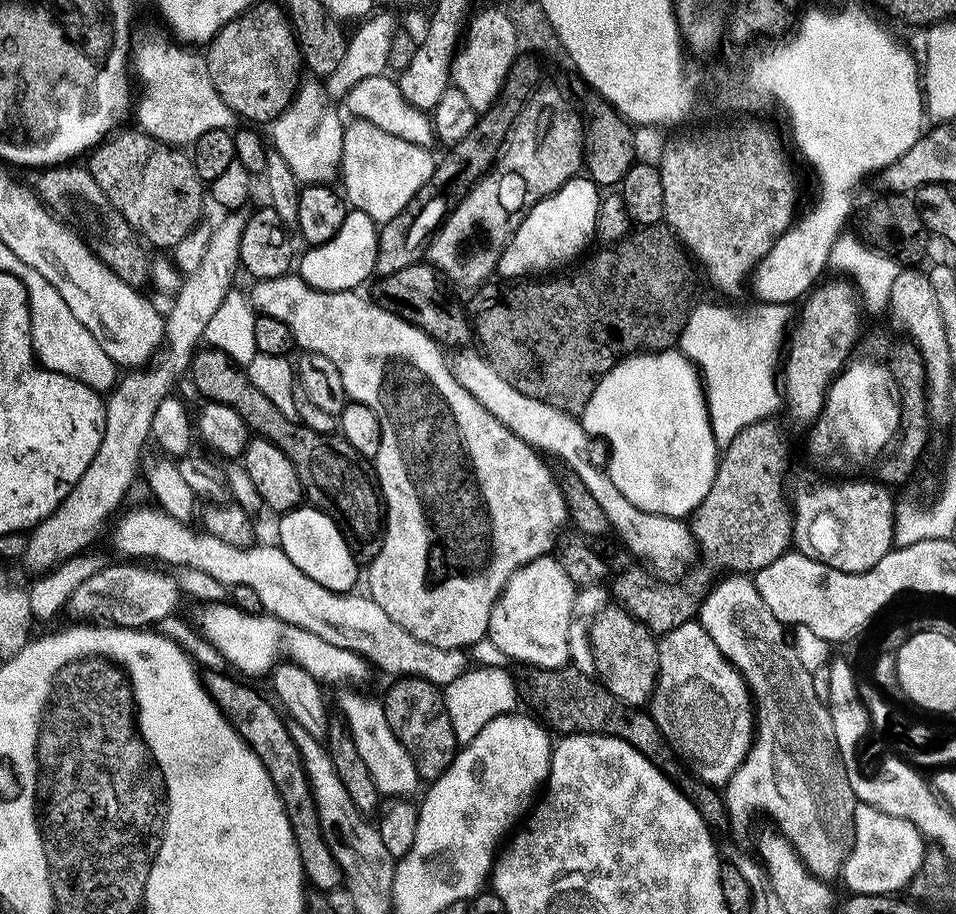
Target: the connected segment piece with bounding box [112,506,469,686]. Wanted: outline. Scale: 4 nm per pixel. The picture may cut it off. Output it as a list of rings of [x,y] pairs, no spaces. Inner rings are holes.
[[[151,507],[132,508],[117,522],[116,529],[112,532],[112,544],[124,555],[121,557],[139,558],[144,562],[162,560],[166,563],[163,565],[171,566],[176,570],[193,568],[210,574],[218,583],[225,586],[234,584],[250,586],[258,593],[260,607],[267,615],[283,620],[285,624],[293,624],[310,630],[314,634],[318,634],[318,638],[322,638],[334,646],[342,646],[346,650],[357,652],[359,656],[368,661],[369,665],[376,667],[377,664],[382,671],[389,672],[389,677],[392,678],[420,676],[423,680],[429,680],[431,684],[443,686],[454,682],[454,678],[460,677],[464,671],[467,671],[469,664],[466,658],[467,653],[463,649],[442,650],[438,646],[430,646],[426,642],[414,638],[414,634],[402,630],[402,626],[398,626],[398,622],[394,622],[390,618],[390,614],[386,614],[386,610],[382,610],[382,606],[378,606],[378,602],[374,602],[367,594],[356,596],[357,594],[352,592],[331,592],[326,590],[326,586],[318,586],[318,582],[314,582],[314,578],[306,578],[306,574],[302,574],[302,570],[298,570],[298,566],[294,566],[294,562],[290,562],[290,558],[286,558],[284,551],[275,543],[257,543],[251,548],[230,546],[230,542],[222,542],[222,538],[214,538],[200,530],[195,532],[191,528],[193,526],[191,523],[174,518],[159,507]]]

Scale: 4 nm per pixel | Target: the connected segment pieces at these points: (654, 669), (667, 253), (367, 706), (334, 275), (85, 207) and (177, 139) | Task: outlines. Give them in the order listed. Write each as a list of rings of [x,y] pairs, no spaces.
[[[610,606],[594,618],[588,635],[596,659],[596,671],[604,688],[632,708],[644,708],[651,701],[656,680],[660,677],[657,637],[642,622],[628,613],[623,606]]]
[[[663,222],[637,227],[621,240],[591,252],[564,270],[569,272],[561,271],[547,278],[500,282],[504,284],[485,282],[471,293],[472,301],[466,304],[475,343],[480,343],[479,351],[496,373],[506,378],[514,390],[522,390],[522,394],[530,394],[530,398],[538,398],[538,402],[546,402],[546,406],[573,414],[583,413],[586,402],[590,402],[594,394],[596,381],[621,360],[641,352],[675,349],[696,292],[693,261]]]
[[[344,690],[340,696],[340,712],[345,724],[348,725],[354,744],[358,746],[358,754],[362,754],[362,762],[370,769],[370,778],[374,778],[374,786],[378,786],[381,797],[404,798],[422,784],[414,758],[398,742],[394,730],[390,730],[390,722],[386,722],[384,705],[379,699],[371,700],[363,696],[360,690]]]
[[[349,209],[342,226],[332,239],[305,249],[301,260],[299,257],[296,270],[300,279],[310,288],[324,292],[353,291],[361,287],[360,284],[375,273],[378,236],[378,226],[368,214]]]
[[[69,162],[37,171],[34,183],[36,195],[57,220],[64,221],[69,228],[79,233],[88,249],[118,278],[133,286],[147,285],[150,256],[144,253],[145,245],[128,225],[126,218],[114,210],[110,198],[102,194],[102,189],[98,187],[98,182],[94,182],[87,167],[80,165],[79,168],[78,165]]]
[[[152,36],[149,40],[138,41],[137,44],[135,41],[130,52],[131,71],[135,79],[136,76],[140,79],[140,92],[138,88],[138,95],[134,100],[134,116],[136,112],[136,120],[140,123],[137,124],[139,131],[162,144],[190,146],[195,140],[202,138],[206,130],[231,129],[232,123],[237,123],[238,117],[230,110],[230,106],[226,106],[226,102],[222,102],[218,90],[214,90],[214,82],[210,82],[207,59],[201,53],[200,56],[196,53],[199,51],[165,36]]]

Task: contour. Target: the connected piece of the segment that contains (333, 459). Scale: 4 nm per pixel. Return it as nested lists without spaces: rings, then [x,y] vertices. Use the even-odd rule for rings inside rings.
[[[211,346],[197,348],[195,354],[192,355],[191,375],[193,386],[204,395],[205,401],[213,400],[222,406],[230,406],[230,410],[234,410],[234,414],[241,416],[244,423],[257,437],[274,442],[274,446],[278,446],[278,450],[282,450],[282,454],[286,454],[286,458],[290,458],[290,462],[294,462],[294,470],[298,470],[298,478],[304,487],[307,503],[311,507],[322,510],[334,521],[340,533],[346,538],[357,565],[371,564],[372,559],[378,554],[378,550],[382,550],[386,527],[384,498],[380,494],[380,483],[376,477],[373,461],[358,454],[358,450],[354,450],[354,446],[350,446],[350,442],[346,442],[339,434],[315,432],[307,428],[303,422],[286,418],[286,414],[282,414],[282,410],[277,410],[258,391],[258,386],[254,386],[254,382],[250,382],[247,371],[233,363],[233,360],[218,348]]]

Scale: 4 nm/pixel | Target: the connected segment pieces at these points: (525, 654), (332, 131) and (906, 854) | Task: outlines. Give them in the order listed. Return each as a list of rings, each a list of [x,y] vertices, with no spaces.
[[[549,554],[530,561],[510,577],[502,595],[496,600],[495,606],[491,608],[487,635],[489,641],[492,640],[504,655],[520,662],[534,664],[536,668],[543,670],[565,667],[569,663],[569,624],[577,591],[577,585],[566,574],[566,570],[562,569],[557,557]]]
[[[308,78],[308,81],[302,84],[295,89],[288,105],[277,114],[275,120],[271,121],[270,144],[274,151],[282,154],[282,158],[286,158],[286,166],[290,166],[301,185],[323,184],[331,181],[332,175],[337,175],[346,124],[345,121],[340,121],[340,116],[332,105],[335,103],[319,79]]]
[[[857,803],[853,846],[844,860],[842,877],[852,894],[893,895],[909,887],[926,850],[926,840],[908,819],[883,814],[868,804]]]

